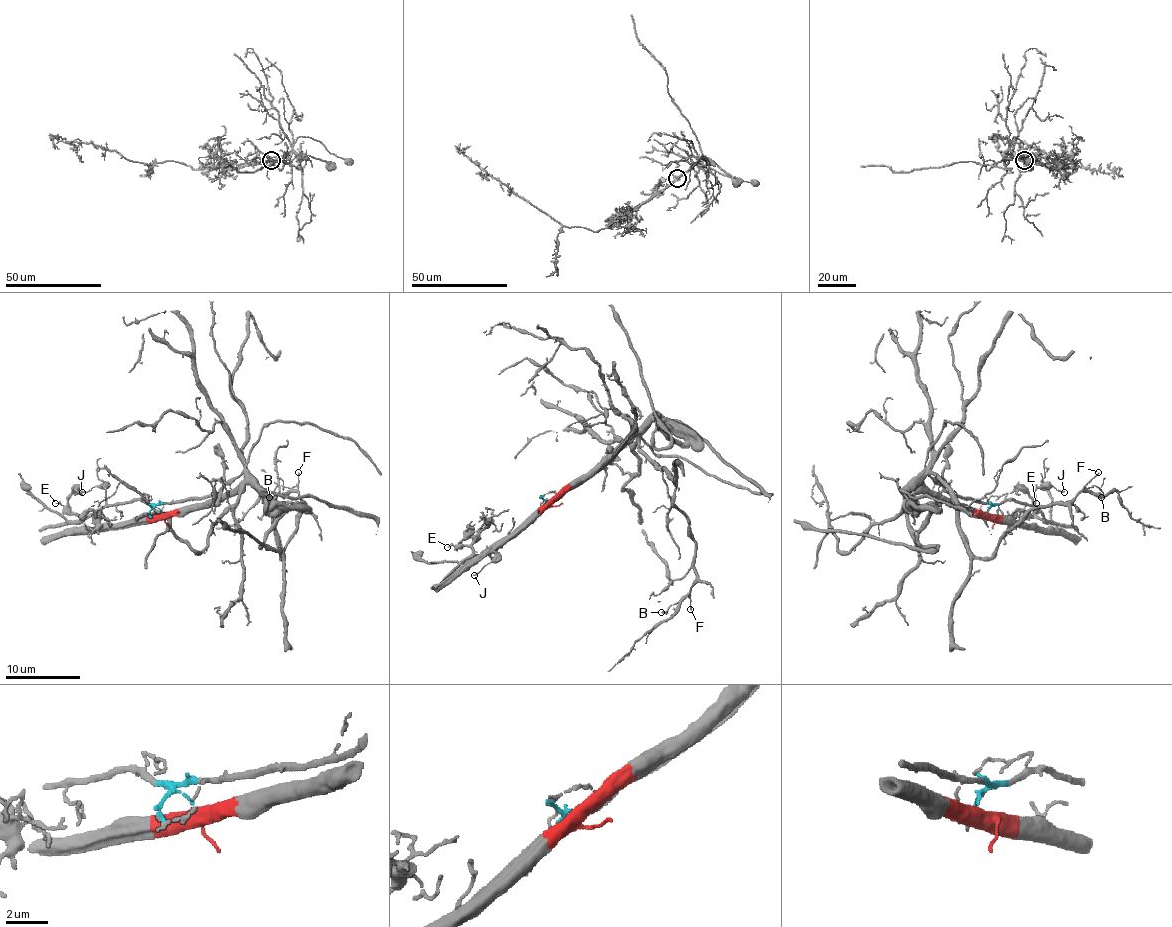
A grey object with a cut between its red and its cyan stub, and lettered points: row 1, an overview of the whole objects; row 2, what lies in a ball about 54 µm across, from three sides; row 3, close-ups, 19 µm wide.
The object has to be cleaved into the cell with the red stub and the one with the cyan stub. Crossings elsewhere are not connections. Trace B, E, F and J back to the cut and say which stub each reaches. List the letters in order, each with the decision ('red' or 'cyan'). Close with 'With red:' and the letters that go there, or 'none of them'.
B: red
E: cyan
F: red
J: cyan
With red: B, F

